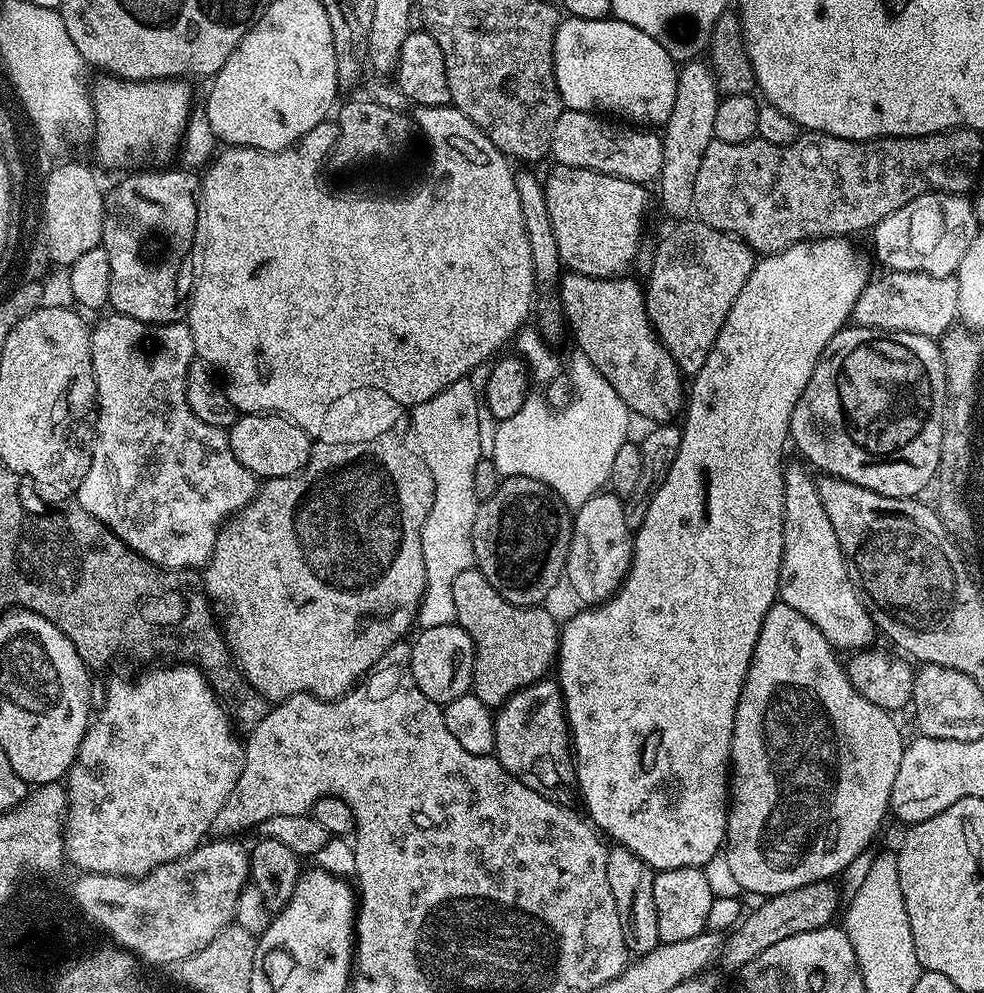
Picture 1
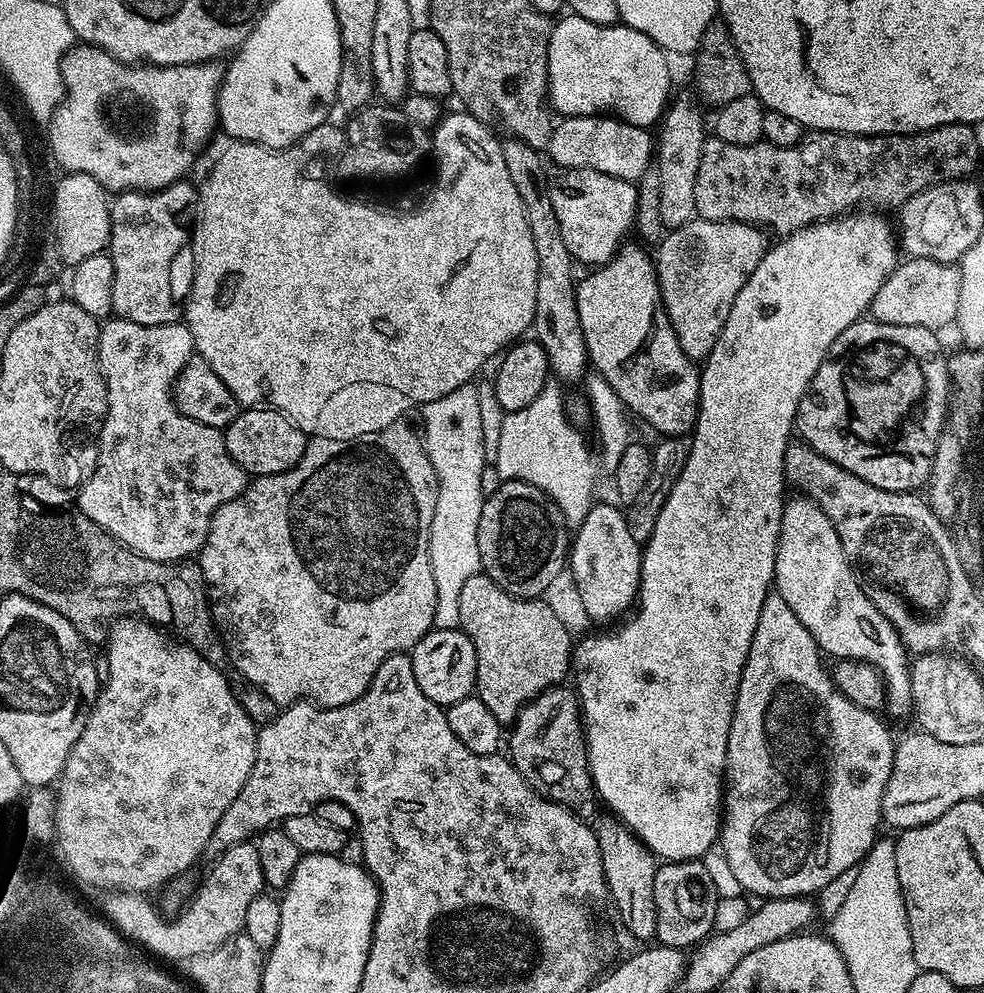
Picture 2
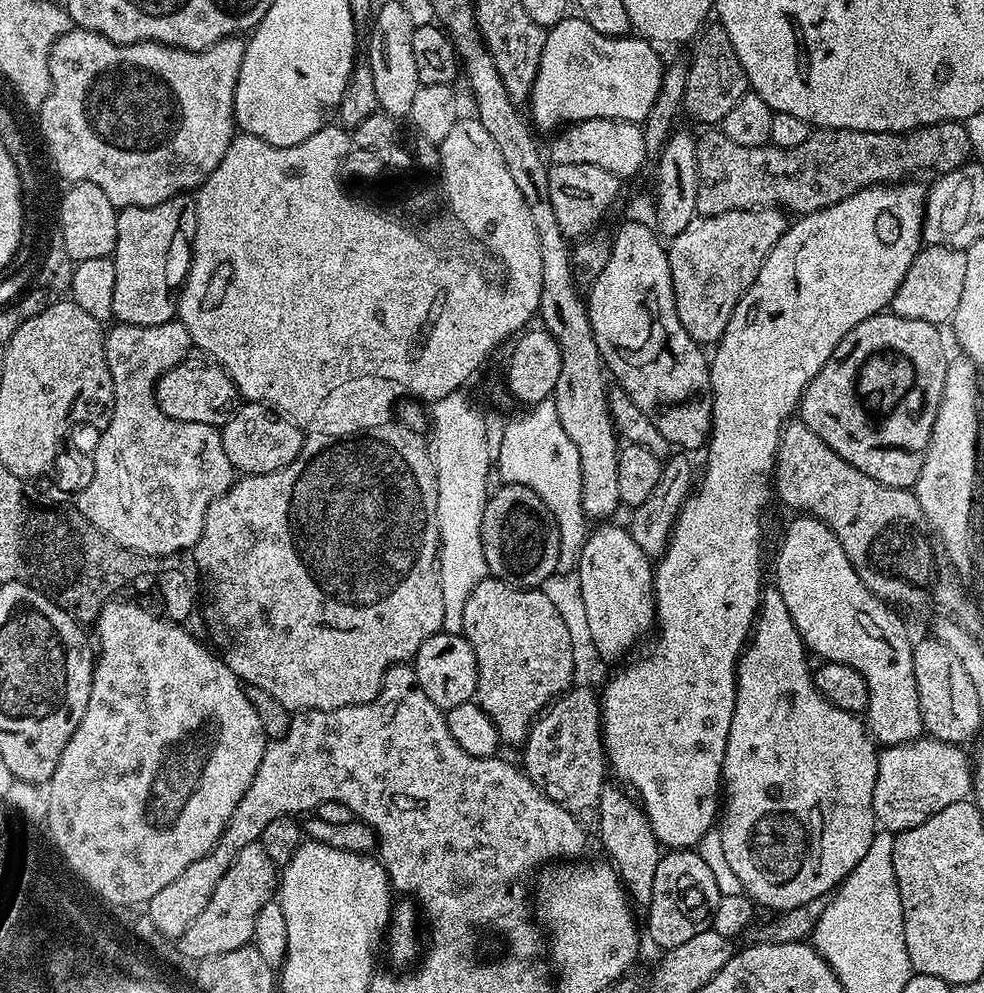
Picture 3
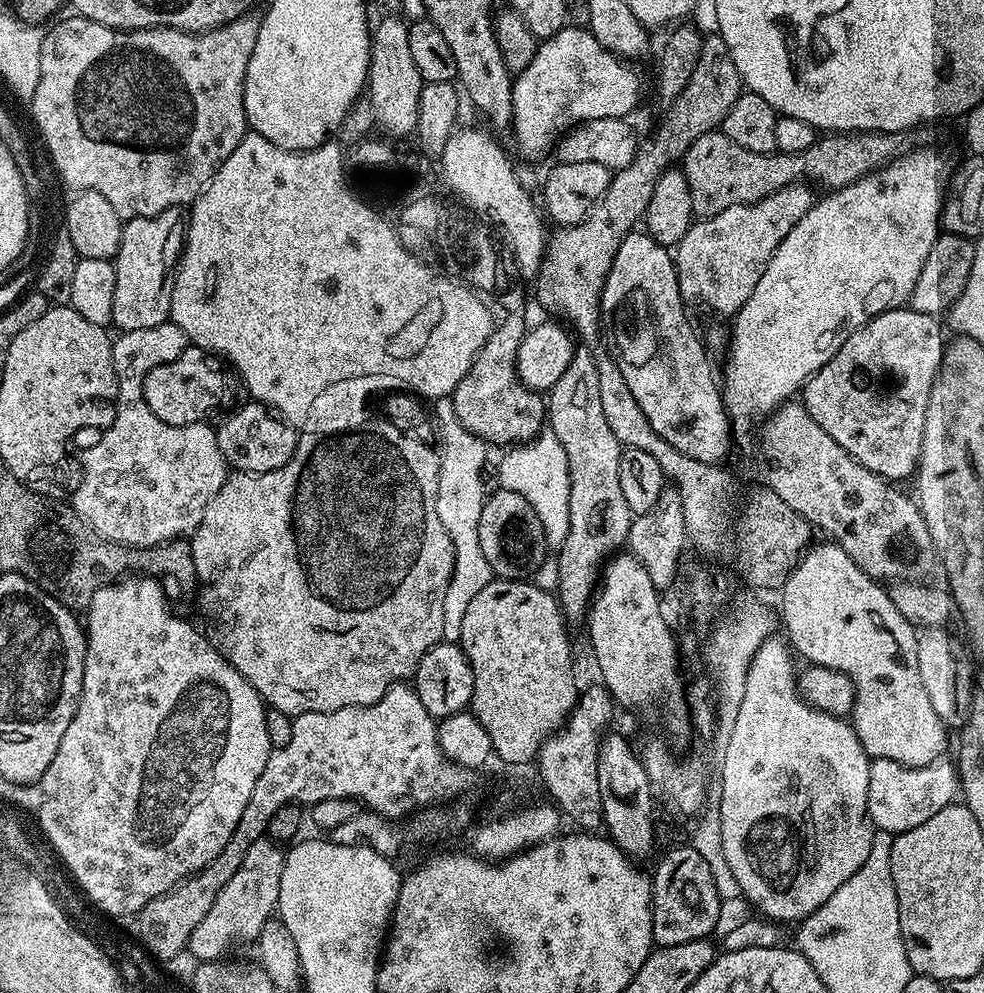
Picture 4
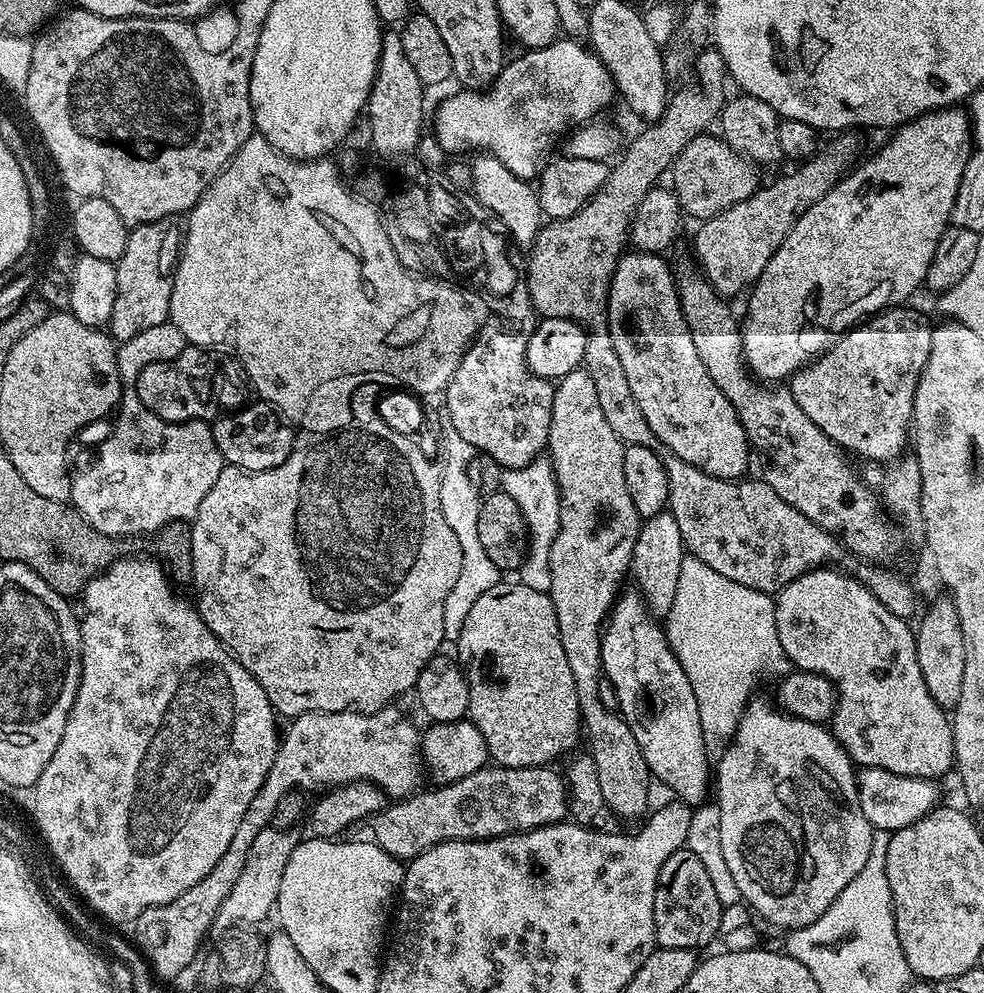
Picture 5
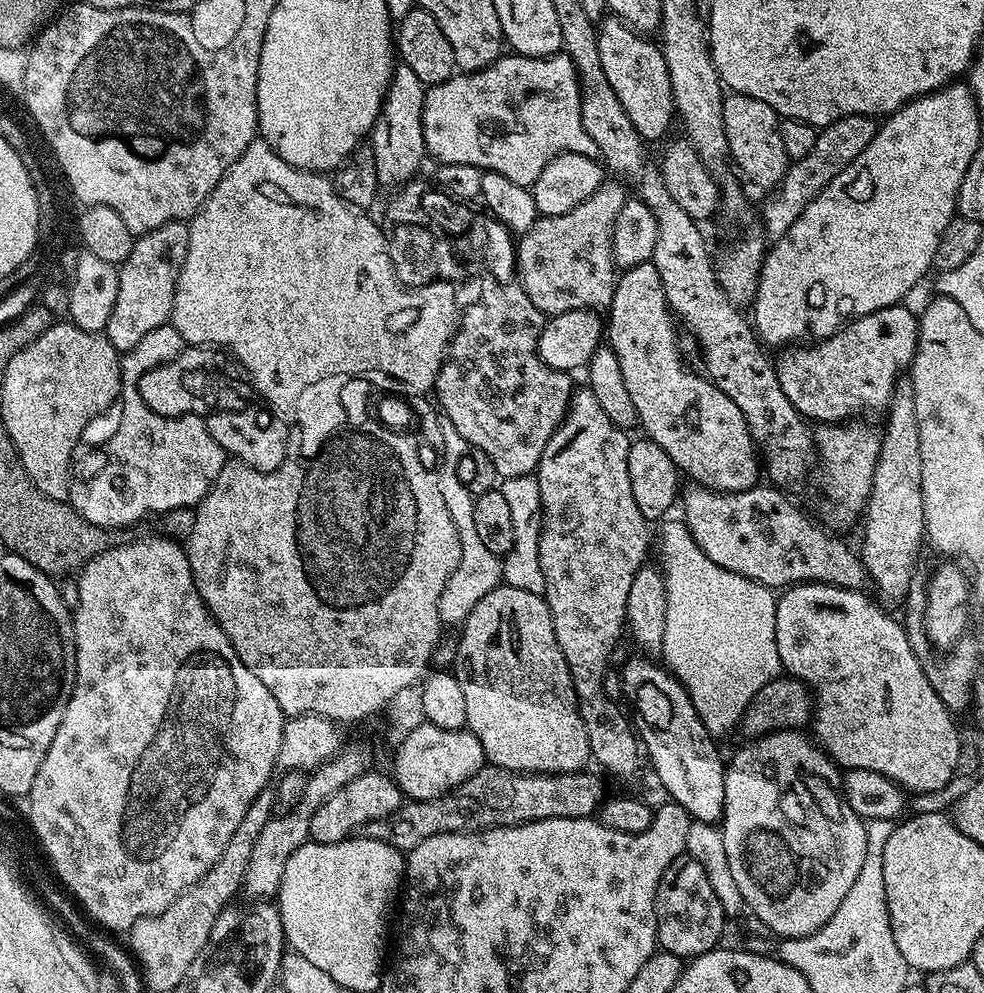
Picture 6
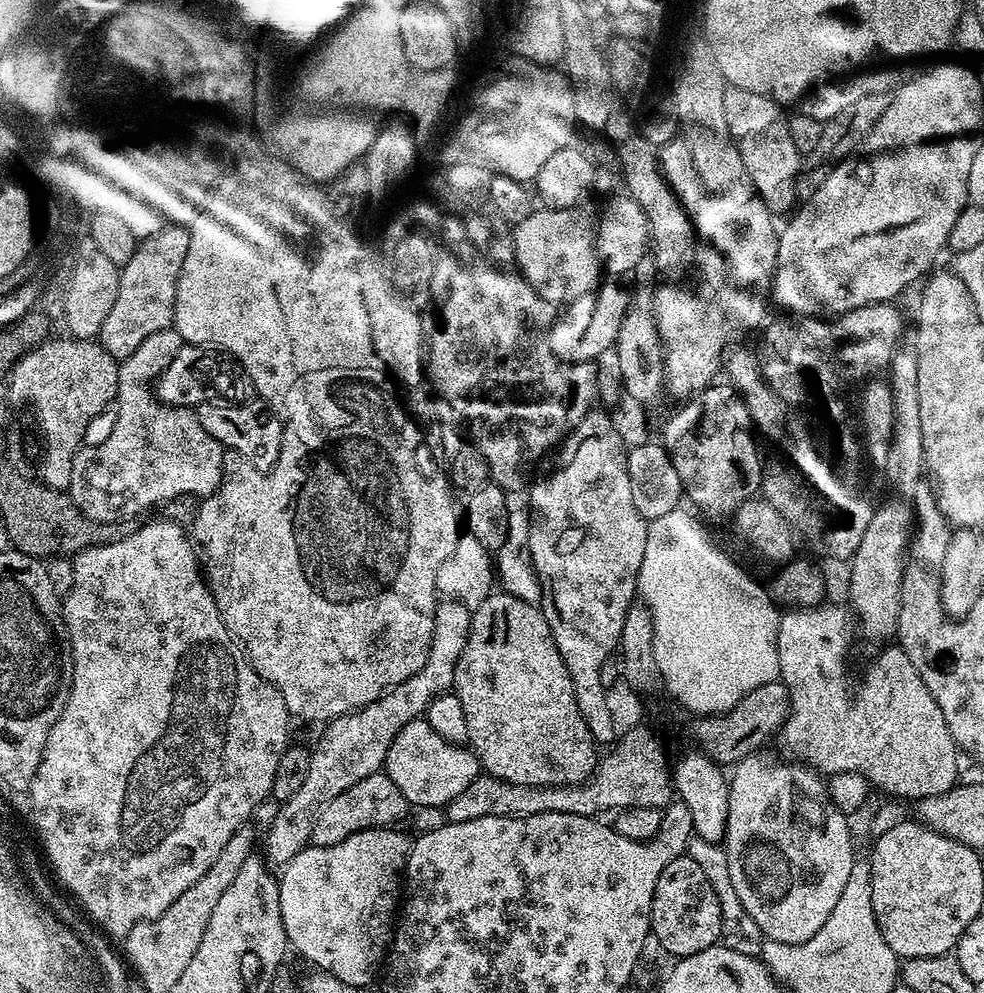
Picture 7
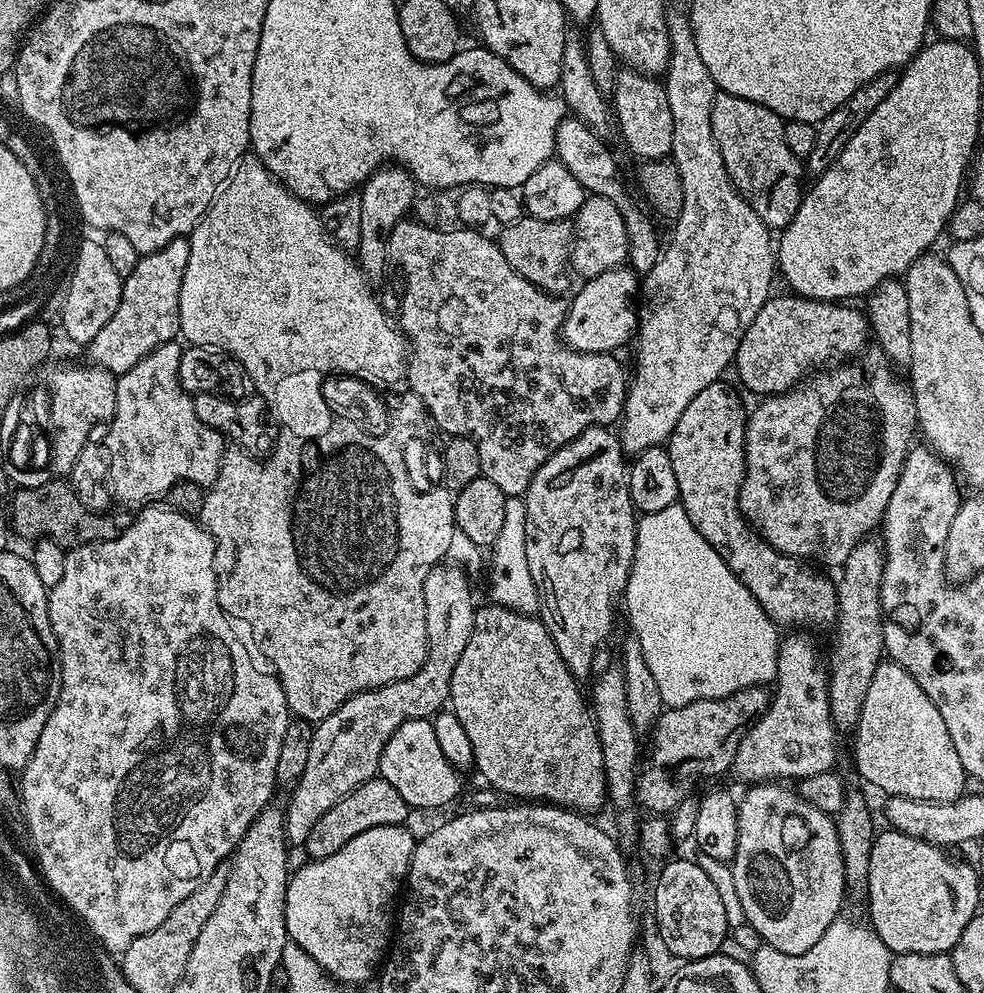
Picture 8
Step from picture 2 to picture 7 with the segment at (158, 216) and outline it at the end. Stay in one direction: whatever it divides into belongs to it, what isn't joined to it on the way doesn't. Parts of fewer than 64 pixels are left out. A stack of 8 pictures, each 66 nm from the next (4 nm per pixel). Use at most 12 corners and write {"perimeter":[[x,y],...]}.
{"perimeter":[[190,234],[141,239],[98,340],[117,362],[173,327]]}

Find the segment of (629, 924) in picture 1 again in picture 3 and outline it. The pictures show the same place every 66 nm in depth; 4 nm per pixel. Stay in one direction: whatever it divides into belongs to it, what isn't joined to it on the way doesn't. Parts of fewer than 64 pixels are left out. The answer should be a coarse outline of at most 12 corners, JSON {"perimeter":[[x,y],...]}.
{"perimeter":[[623,787],[600,789],[600,844],[646,906],[662,845]]}

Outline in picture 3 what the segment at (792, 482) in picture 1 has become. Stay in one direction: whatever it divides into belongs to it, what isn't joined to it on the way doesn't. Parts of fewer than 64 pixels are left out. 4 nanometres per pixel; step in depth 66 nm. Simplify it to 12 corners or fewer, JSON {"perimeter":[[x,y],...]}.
{"perimeter":[[817,516],[774,587],[805,648],[854,666],[877,745],[921,739],[914,640]]}

